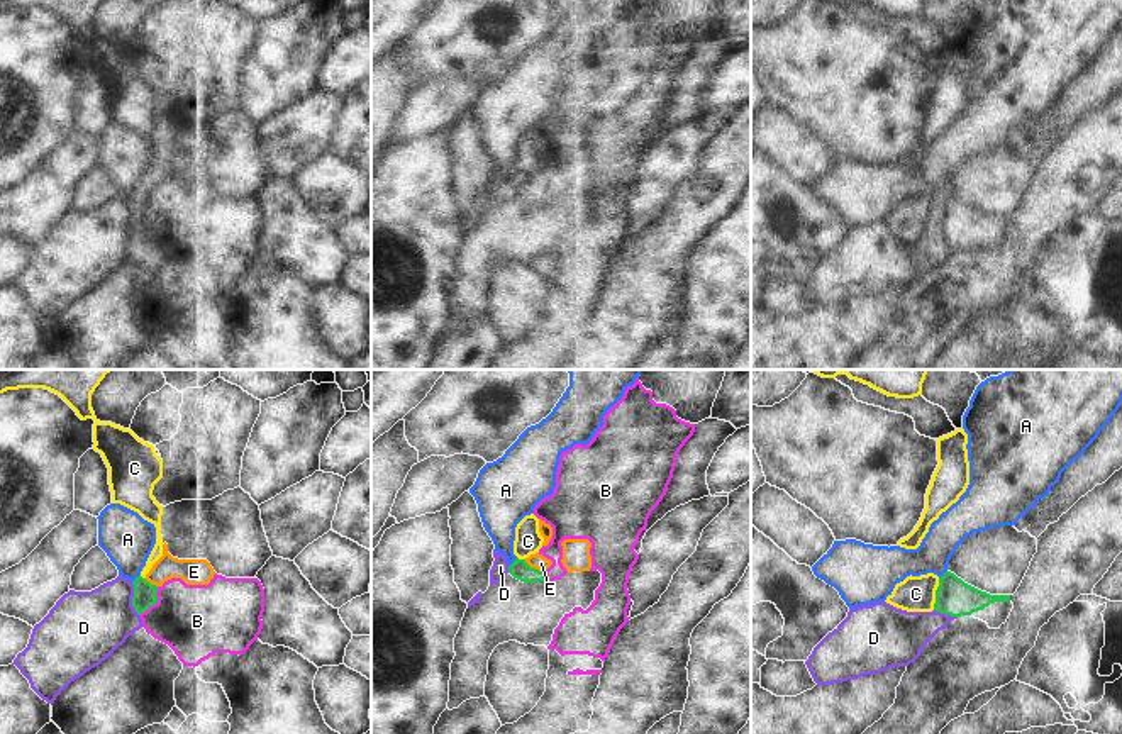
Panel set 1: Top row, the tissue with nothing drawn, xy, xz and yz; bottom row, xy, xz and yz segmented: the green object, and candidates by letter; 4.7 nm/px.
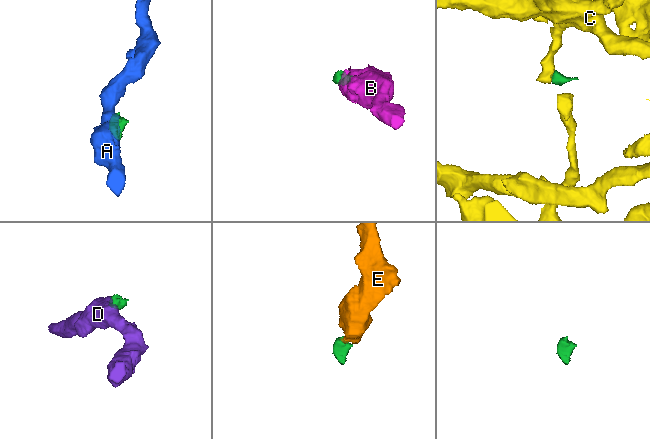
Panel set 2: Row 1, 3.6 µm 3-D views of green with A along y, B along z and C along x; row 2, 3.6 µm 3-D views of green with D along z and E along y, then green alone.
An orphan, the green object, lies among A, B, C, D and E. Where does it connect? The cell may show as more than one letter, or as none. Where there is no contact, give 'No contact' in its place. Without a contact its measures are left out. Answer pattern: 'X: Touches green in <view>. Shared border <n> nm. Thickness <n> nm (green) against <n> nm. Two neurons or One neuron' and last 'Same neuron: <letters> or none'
A: Touches green in xz. Shared border 60 nm. Thickness 90 nm (green) against 200 nm. Two neurons
B: Touches green in xy. Shared border 160 nm. Thickness 110 nm (green) against 360 nm. Two neurons
C: Touches green in yz. Shared border 160 nm. Thickness 180 nm (green) against 180 nm. Two neurons
D: Touches green in xy. Shared border 170 nm. Thickness 110 nm (green) against 340 nm. Two neurons
E: Touches green in xz. Shared border 110 nm. Thickness 90 nm (green) against 70 nm. One neuron
Same neuron: E

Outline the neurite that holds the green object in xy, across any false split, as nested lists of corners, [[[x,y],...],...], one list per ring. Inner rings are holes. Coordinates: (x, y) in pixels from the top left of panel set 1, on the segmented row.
[[[163,544],[163,556],[153,564],[149,573],[132,581],[132,607],[141,615],[151,605],[158,603],[158,588],[171,578],[181,578],[186,585],[208,585],[215,571],[207,559],[178,559],[168,553]]]

